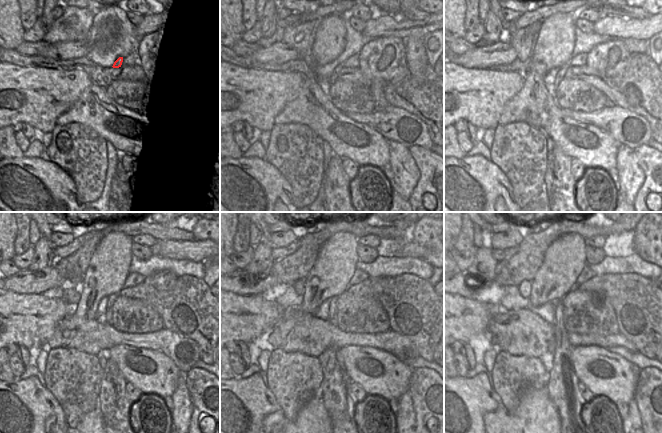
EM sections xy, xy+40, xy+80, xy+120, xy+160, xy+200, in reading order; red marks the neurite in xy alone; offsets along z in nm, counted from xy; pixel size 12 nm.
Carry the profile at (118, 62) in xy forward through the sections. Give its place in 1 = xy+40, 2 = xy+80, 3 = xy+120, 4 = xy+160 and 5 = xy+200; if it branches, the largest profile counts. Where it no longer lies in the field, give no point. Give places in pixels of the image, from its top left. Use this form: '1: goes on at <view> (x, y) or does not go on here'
1: goes on at xy+40 (333, 78)
2: goes on at xy+80 (560, 75)
3: goes on at xy+120 (111, 299)
4: goes on at xy+160 (332, 319)
5: goes on at xy+200 (562, 387)

